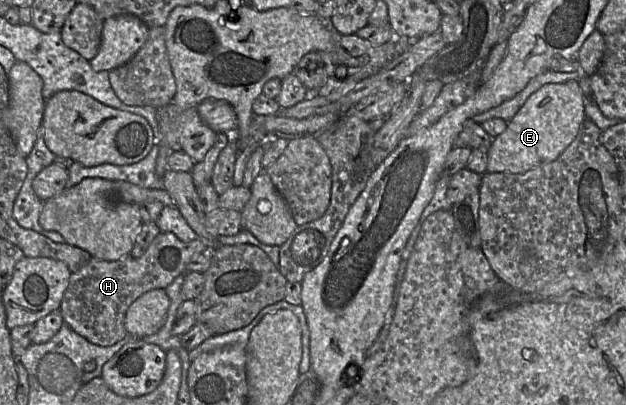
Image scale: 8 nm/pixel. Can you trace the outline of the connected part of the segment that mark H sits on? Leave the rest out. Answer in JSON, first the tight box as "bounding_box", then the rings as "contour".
{"bounding_box":[59,231,209,346],"contour":[[[161,231],[138,258],[130,254],[114,261],[91,257],[85,266],[70,275],[59,307],[63,321],[89,342],[111,346],[127,335],[125,315],[138,297],[152,289],[165,289],[177,276],[186,272],[193,255],[209,250],[199,238],[183,242],[173,233]]]}

